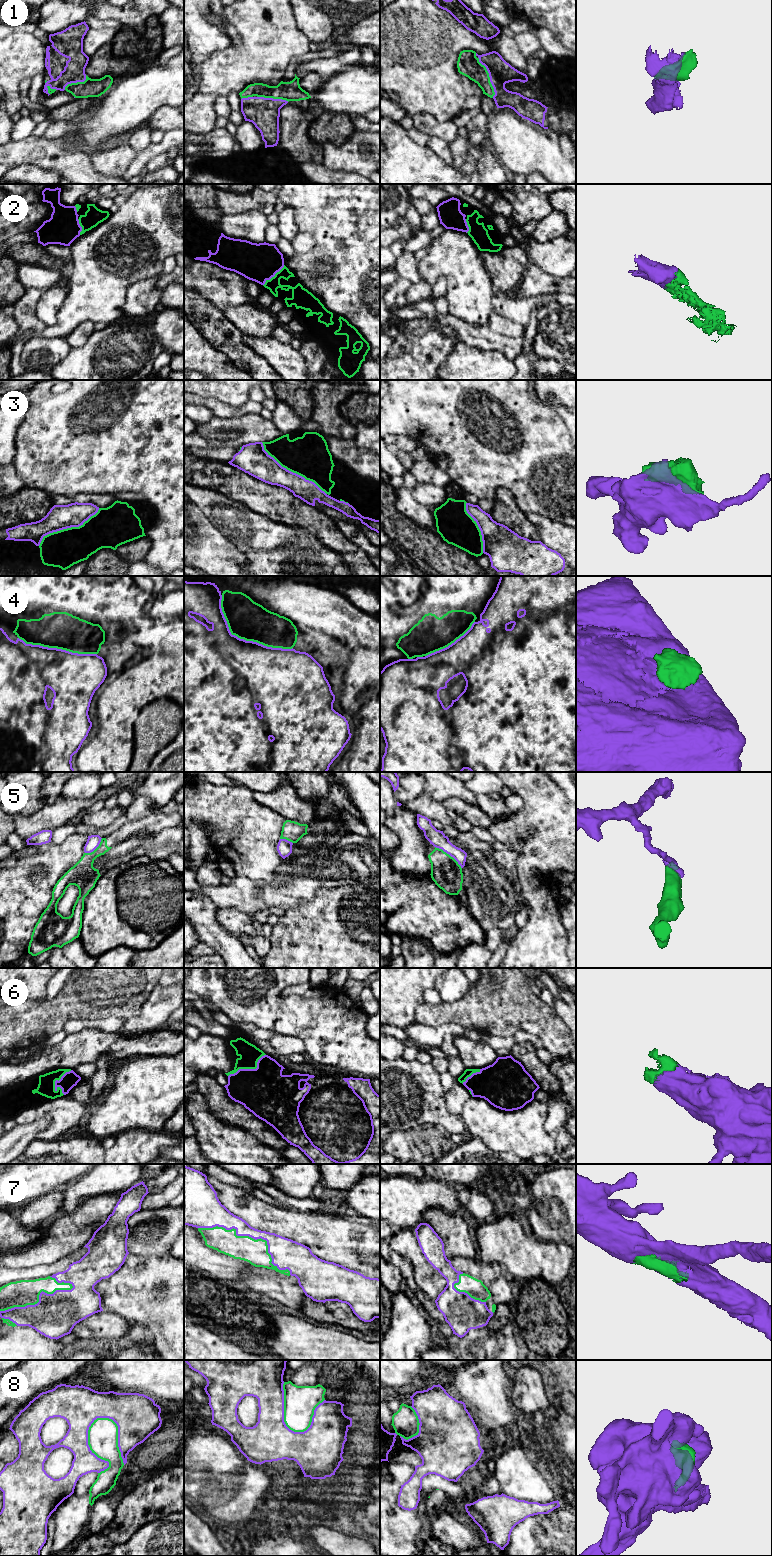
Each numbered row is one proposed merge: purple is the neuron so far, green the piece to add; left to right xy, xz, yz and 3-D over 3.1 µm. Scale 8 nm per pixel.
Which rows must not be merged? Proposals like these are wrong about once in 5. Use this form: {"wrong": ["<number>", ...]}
{"wrong": ["3", "5", "8"]}

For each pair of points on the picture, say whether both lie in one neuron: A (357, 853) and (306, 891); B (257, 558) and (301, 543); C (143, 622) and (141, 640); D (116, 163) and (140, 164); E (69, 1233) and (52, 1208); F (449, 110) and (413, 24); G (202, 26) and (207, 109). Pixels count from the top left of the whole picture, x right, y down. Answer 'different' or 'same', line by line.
A: same
B: same
C: same
D: different
E: different
F: same
G: different

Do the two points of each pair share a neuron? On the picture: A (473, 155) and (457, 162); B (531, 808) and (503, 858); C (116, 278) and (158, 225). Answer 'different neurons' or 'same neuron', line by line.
A: different neurons
B: different neurons
C: same neuron

